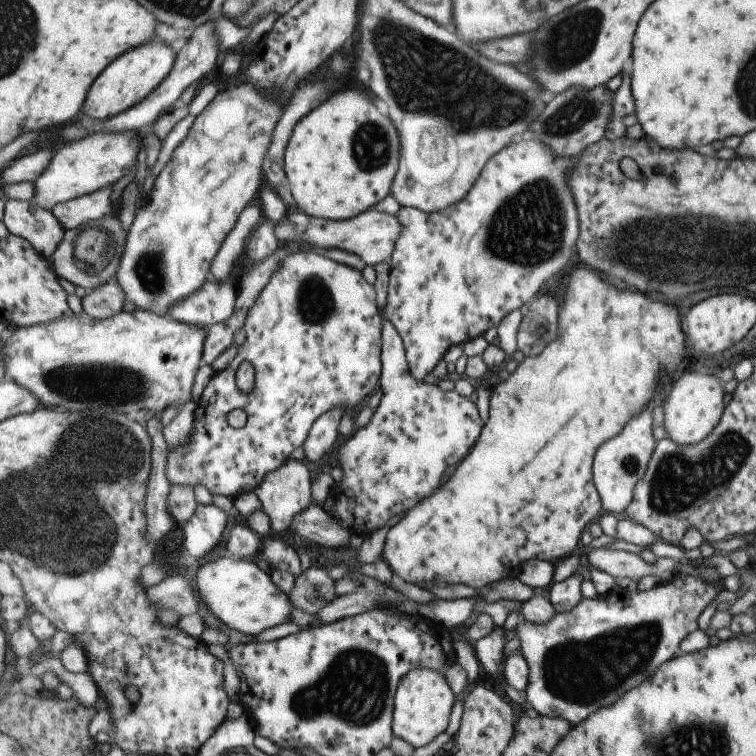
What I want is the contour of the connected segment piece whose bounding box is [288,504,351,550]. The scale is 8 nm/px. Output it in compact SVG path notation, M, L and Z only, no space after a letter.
M316 504L296 514L288 531L313 544L337 550L341 547L347 548L345 544L349 542L351 534L351 531L340 525L335 517L323 509L323 506Z

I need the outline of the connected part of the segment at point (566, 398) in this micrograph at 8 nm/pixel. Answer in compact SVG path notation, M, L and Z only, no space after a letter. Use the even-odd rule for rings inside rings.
M591 266L573 269L568 275L566 286L564 301L560 306L561 312L558 312L559 330L561 330L559 338L551 342L547 350L541 352L537 358L527 358L509 380L497 386L497 390L491 396L491 418L483 428L483 436L479 438L479 444L475 444L475 452L471 452L471 456L467 456L467 460L461 462L455 476L445 486L441 486L433 494L433 498L429 496L427 500L419 502L397 526L391 528L387 536L383 560L393 568L395 574L403 576L403 580L413 584L427 582L433 586L449 586L449 584L461 582L481 590L493 582L502 581L503 578L515 577L522 564L530 560L551 561L557 565L561 560L579 552L588 526L605 514L598 488L593 482L593 458L599 450L599 444L619 434L623 424L627 424L635 414L641 412L641 408L651 400L659 378L665 378L671 372L675 372L679 360L685 356L685 336L681 332L679 312L673 306L659 300L651 300L643 292L617 290L609 282L599 278L599 274L595 274Z

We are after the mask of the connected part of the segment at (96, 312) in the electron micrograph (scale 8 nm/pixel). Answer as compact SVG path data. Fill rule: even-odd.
M113 278L90 291L82 301L85 313L96 319L108 319L119 314L125 308L128 296L118 280Z

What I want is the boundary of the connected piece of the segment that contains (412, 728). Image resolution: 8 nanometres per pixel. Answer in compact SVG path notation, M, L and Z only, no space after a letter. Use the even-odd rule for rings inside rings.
M420 668L408 672L401 680L394 704L395 735L417 749L433 742L450 725L450 718L457 700L454 689L444 673Z

